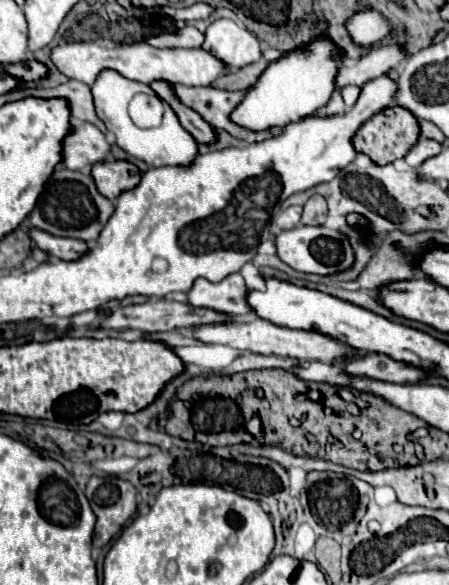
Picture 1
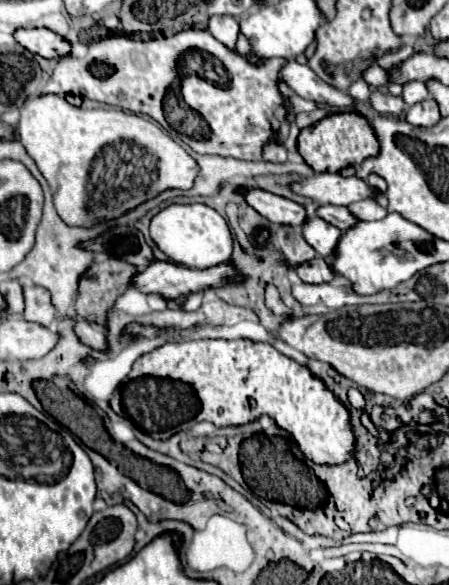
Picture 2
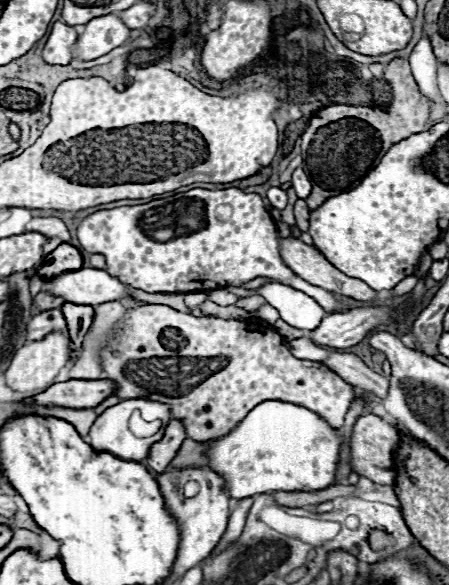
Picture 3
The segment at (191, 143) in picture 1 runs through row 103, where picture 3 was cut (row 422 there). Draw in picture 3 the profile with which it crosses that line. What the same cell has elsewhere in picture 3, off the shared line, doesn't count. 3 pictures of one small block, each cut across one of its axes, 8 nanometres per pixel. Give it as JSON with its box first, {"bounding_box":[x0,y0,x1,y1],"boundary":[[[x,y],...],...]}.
{"bounding_box":[88,398,170,462],"boundary":[[[140,398],[140,400],[122,400],[120,404],[106,408],[106,410],[96,418],[96,422],[92,424],[90,434],[88,434],[88,436],[90,436],[90,446],[92,446],[96,452],[110,452],[110,454],[114,454],[114,456],[120,458],[120,460],[144,462],[144,460],[148,458],[150,446],[160,440],[162,430],[158,430],[156,434],[152,434],[152,436],[148,436],[148,438],[138,438],[138,436],[134,436],[134,434],[130,432],[130,428],[128,428],[128,420],[130,420],[130,416],[132,416],[134,410],[140,410],[140,414],[142,414],[144,418],[162,420],[162,424],[168,424],[168,420],[170,420],[170,408],[168,408],[166,404],[152,402],[152,400],[144,400],[144,398]]]}

